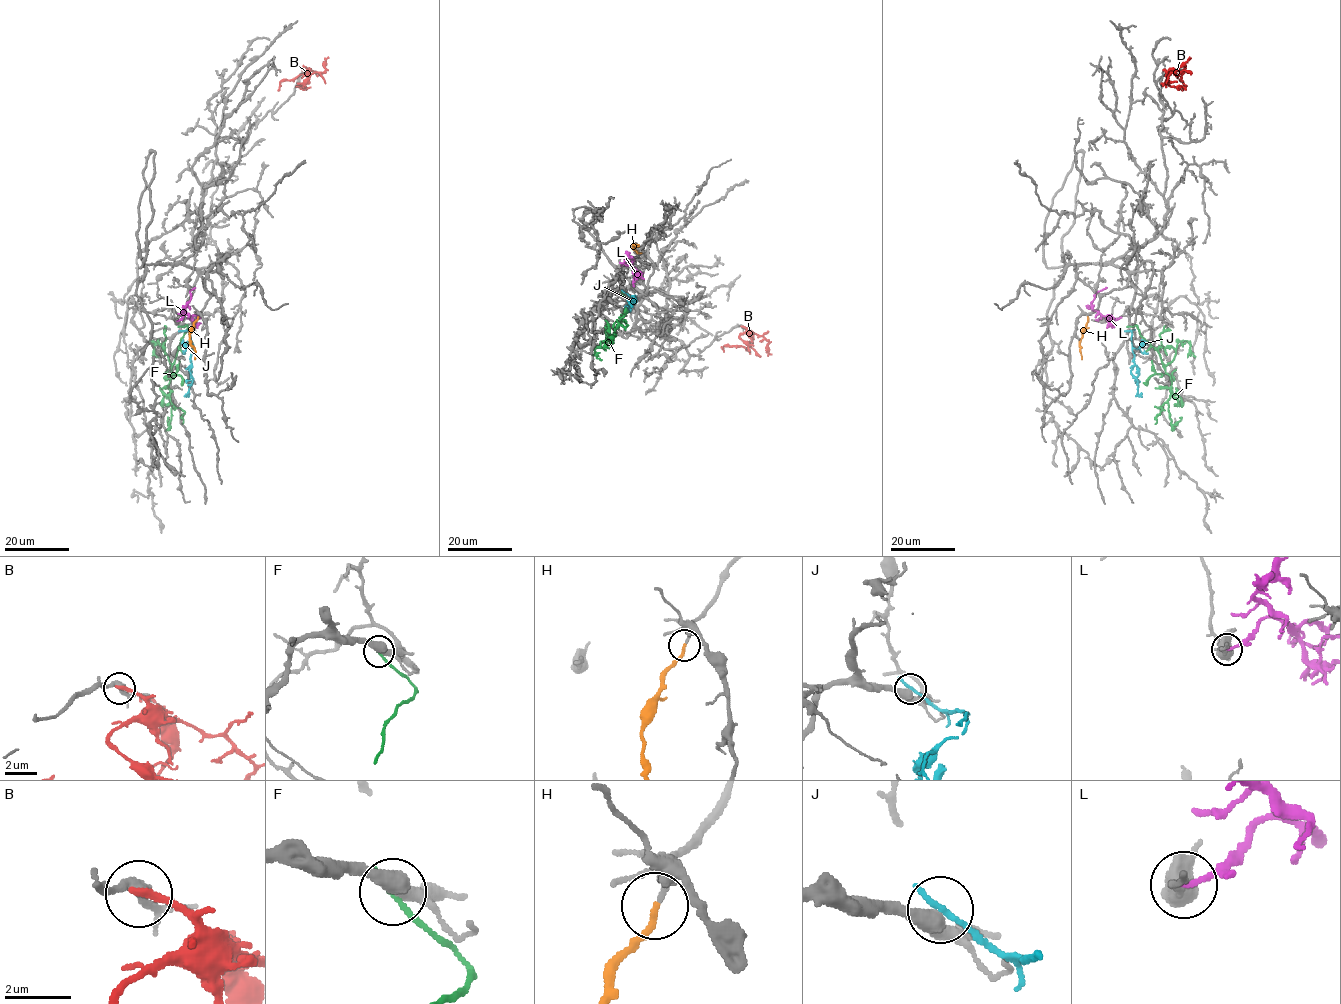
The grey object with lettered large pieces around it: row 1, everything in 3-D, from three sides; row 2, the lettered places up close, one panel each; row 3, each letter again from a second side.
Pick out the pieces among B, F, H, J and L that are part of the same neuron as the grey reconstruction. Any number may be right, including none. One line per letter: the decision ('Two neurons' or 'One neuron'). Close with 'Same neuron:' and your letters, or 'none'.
B: Two neurons
F: Two neurons
H: One neuron
J: Two neurons
L: Two neurons
Same neuron: H

